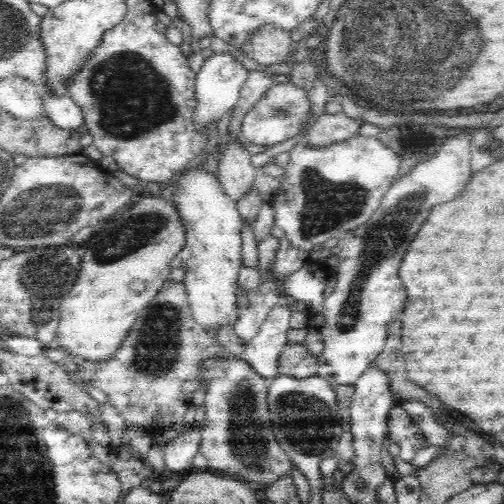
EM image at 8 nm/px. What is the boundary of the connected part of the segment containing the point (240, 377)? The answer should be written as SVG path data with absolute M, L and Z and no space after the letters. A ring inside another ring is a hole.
M223 350L197 364L197 375L204 388L205 417L200 424L199 453L206 457L206 468L219 471L244 482L270 484L289 474L293 464L274 436L267 404L269 388L266 377L252 365Z

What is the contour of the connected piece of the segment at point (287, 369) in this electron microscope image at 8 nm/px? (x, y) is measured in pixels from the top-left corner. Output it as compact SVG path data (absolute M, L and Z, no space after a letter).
M286 344L282 349L278 362L278 374L290 378L306 379L317 376L318 363L304 344Z

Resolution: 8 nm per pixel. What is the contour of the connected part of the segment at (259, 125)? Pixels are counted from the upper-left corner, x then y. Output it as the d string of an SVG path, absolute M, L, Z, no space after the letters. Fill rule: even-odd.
M292 81L276 83L260 97L260 100L248 110L241 122L241 134L245 141L258 146L273 146L308 136L312 123L319 116L312 111L312 102L308 90Z

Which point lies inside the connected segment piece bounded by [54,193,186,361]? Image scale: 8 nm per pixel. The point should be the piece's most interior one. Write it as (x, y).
(124, 265)

